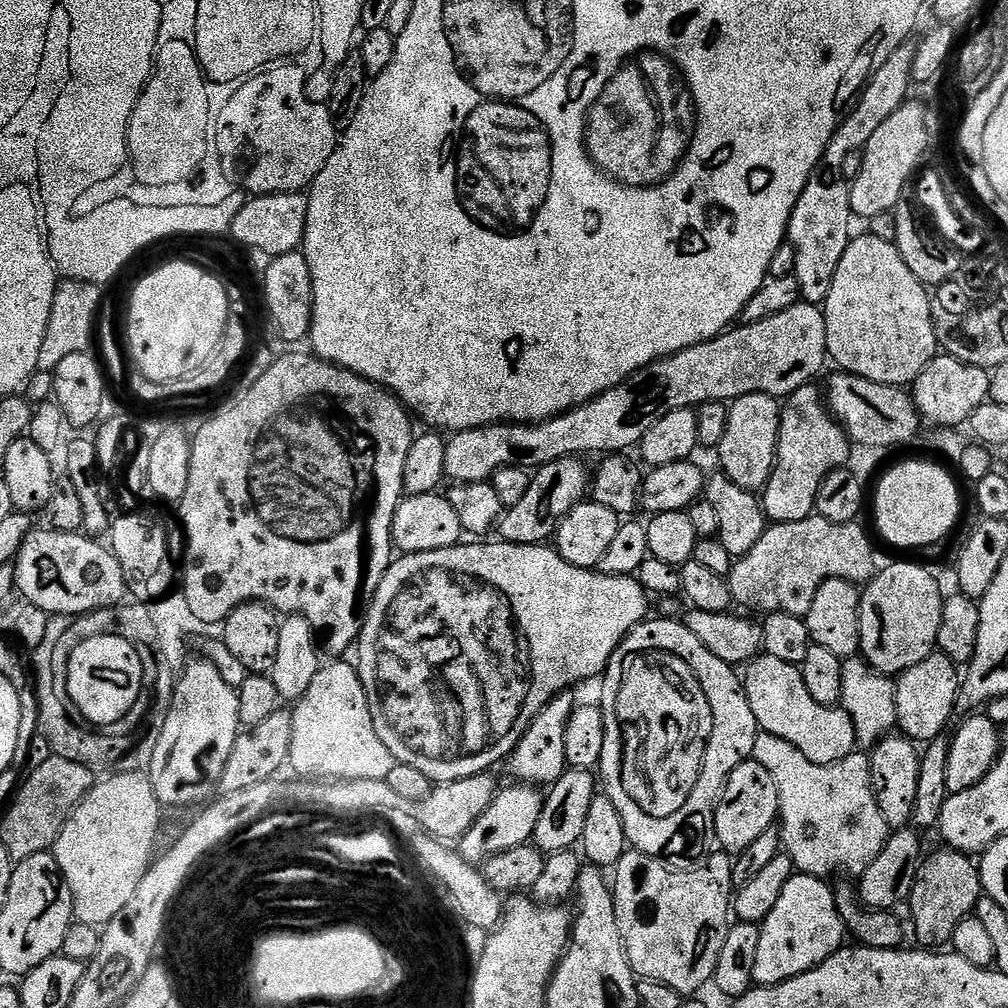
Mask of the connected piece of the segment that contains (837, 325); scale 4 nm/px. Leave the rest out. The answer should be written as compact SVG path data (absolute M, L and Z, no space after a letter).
M871 234L857 235L848 244L846 254L842 254L842 262L838 262L838 271L834 274L834 282L830 286L830 294L824 300L822 311L826 318L826 346L828 347L828 360L836 363L835 366L839 371L849 372L851 376L861 376L870 382L882 382L895 388L901 386L911 386L926 370L926 366L938 354L938 341L936 338L936 321L932 318L933 297L928 297L929 289L921 280L914 278L910 266L902 262L902 254L897 250L895 244L882 242L882 238Z

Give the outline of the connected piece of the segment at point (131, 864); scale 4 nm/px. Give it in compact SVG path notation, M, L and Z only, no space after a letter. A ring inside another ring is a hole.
M143 771L120 772L101 784L100 781L93 783L82 803L72 811L62 834L56 839L54 855L72 891L72 910L79 923L106 925L126 902L130 902L134 890L138 890L138 882L142 882L154 863L152 851L160 832L160 811L162 805L152 780Z

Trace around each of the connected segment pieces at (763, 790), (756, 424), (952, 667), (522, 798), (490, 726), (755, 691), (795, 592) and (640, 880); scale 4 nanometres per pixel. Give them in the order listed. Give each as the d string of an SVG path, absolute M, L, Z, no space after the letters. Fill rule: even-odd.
M746 759L728 775L728 780L720 791L720 799L716 801L716 817L714 818L714 840L725 853L739 854L752 845L757 838L762 838L768 828L777 823L780 815L780 799L778 786L774 778L770 778L770 770L754 759Z
M746 394L728 404L726 435L718 449L719 471L729 476L742 490L763 493L770 482L770 474L776 465L776 451L780 437L780 410L782 404L777 397L762 394Z
M939 650L922 658L918 666L910 666L910 670L901 672L896 680L896 723L899 731L913 742L927 742L945 735L944 727L953 723L952 715L958 709L961 683L961 669Z
M512 782L509 788L501 787L490 802L490 806L486 806L482 816L466 830L464 836L460 837L458 841L460 856L469 860L471 864L480 866L492 856L528 844L544 809L544 798L545 793L535 784Z
M461 542L443 548L442 550L430 550L429 552L410 552L407 554L400 554L392 561L392 565L386 570L383 582L378 586L378 590L374 594L372 604L369 606L364 618L364 626L360 629L360 638L358 641L358 649L360 648L360 664L358 663L358 671L360 673L360 681L364 687L364 693L368 696L368 705L372 711L372 721L374 722L374 730L378 734L378 738L382 738L382 744L386 746L386 750L390 750L393 761L398 764L405 764L406 766L414 766L416 770L422 770L422 774L426 774L426 778L430 778L433 782L438 784L445 784L446 782L454 782L462 778L470 778L477 776L480 772L487 772L495 769L495 764L507 761L511 756L513 750L516 749L516 743L520 740L520 735L524 733L524 723L533 720L535 716L542 710L542 706L549 704L552 699L560 692L569 691L573 686L571 684L580 684L583 680L592 680L603 677L610 658L614 654L614 650L619 646L620 641L641 623L649 615L648 600L650 601L649 593L644 591L644 587L640 585L639 579L636 576L607 576L602 574L599 570L590 568L579 568L570 562L566 562L560 557L559 552L555 547L545 546L543 543L539 544L505 544L503 542L495 542L496 544L484 544L488 542L472 542L476 544L467 544Z
M760 654L747 662L742 679L760 732L769 732L790 742L815 764L833 764L857 751L850 714L846 714L843 706L822 706L822 702L814 702L797 665Z
M813 514L802 522L765 527L750 554L739 557L726 577L733 601L759 614L785 612L807 617L814 594L826 581L848 580L857 586L867 585L876 575L878 563L872 557L872 544L862 525L830 522Z
M635 850L625 851L624 857L614 866L616 881L613 879L610 887L618 930L622 930L628 961L639 979L656 980L679 994L696 994L707 980L709 983L715 977L718 954L722 954L722 942L726 942L730 927L733 863L733 857L720 850L713 851L695 866L673 866Z

